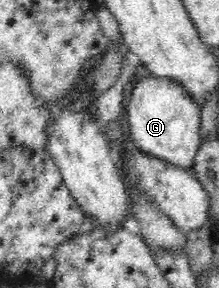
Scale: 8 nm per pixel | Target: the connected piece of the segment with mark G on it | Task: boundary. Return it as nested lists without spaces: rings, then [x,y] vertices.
[[[147,77],[147,78],[141,78],[133,87],[131,90],[131,96],[129,96],[129,99],[127,100],[127,118],[129,118],[129,126],[130,126],[130,138],[134,142],[134,145],[141,149],[144,153],[147,153],[147,155],[151,155],[152,157],[157,157],[159,159],[163,159],[163,161],[167,161],[173,165],[177,165],[183,169],[191,169],[191,166],[193,164],[195,155],[198,153],[202,138],[201,134],[199,134],[199,130],[201,130],[201,112],[200,112],[200,106],[193,101],[193,98],[191,96],[187,95],[187,91],[183,89],[181,86],[181,83],[175,81],[175,79],[167,78],[167,77]]]

